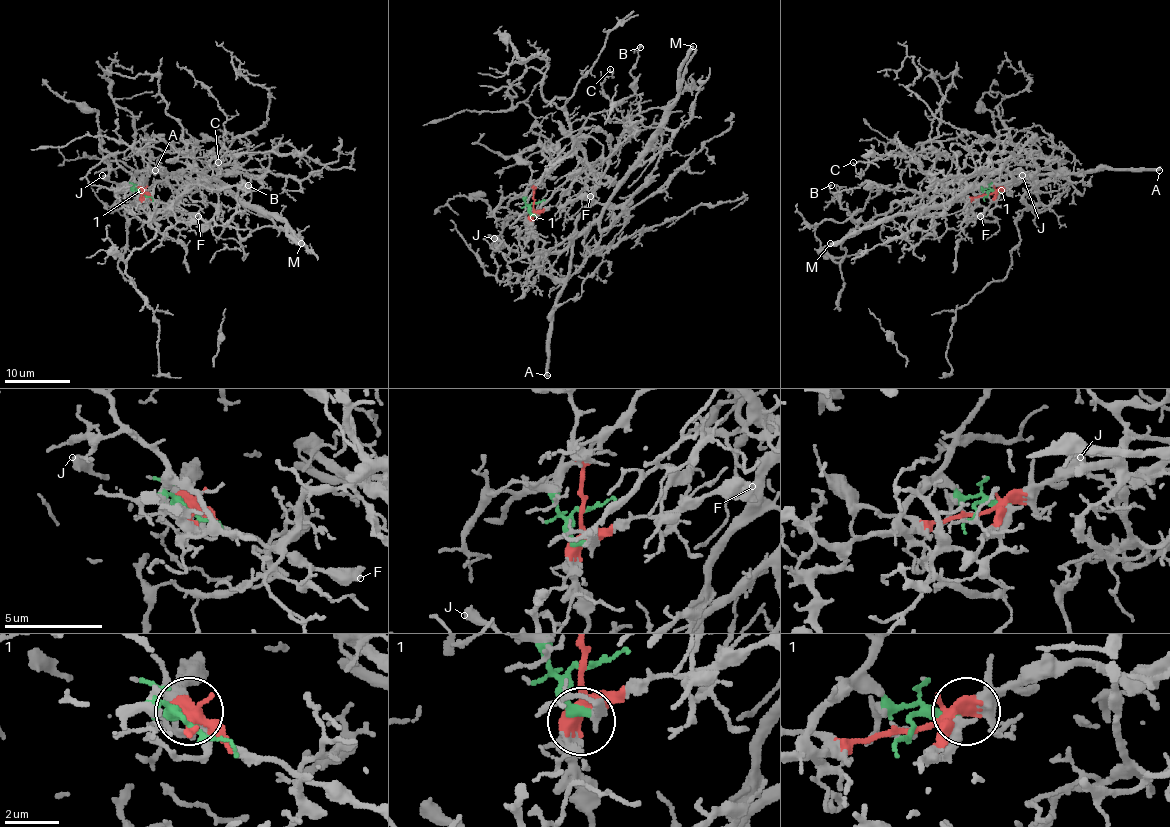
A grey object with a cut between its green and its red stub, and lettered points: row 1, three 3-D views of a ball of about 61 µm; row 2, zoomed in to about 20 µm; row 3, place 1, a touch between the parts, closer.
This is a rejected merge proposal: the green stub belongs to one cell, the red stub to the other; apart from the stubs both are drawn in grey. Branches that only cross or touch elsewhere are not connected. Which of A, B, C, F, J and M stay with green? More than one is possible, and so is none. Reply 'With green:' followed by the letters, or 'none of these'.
With green: B, C, J, M

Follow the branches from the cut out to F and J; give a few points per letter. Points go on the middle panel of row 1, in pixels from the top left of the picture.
F: (535, 203), (533, 207), (540, 210), (591, 195)
J: (535, 203), (527, 192), (574, 144), (615, 185), (610, 203), (561, 249), (510, 261), (494, 238)

